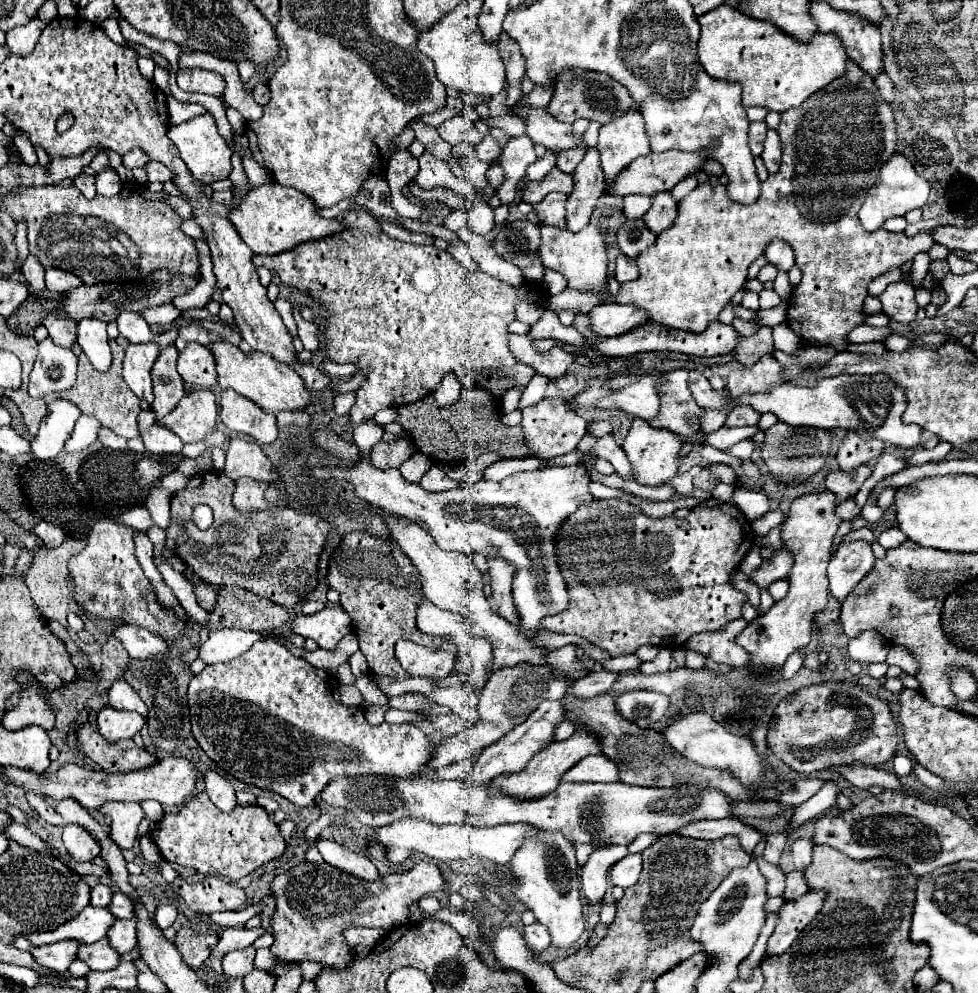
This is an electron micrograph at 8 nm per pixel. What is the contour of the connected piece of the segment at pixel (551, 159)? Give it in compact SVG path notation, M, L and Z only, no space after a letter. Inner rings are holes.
M547 152L543 158L537 158L525 174L525 180L541 180L551 168L555 168L555 156L551 152Z

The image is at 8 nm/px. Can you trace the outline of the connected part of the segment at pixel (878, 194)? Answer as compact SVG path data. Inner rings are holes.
M893 154L883 164L883 168L879 172L877 184L869 190L865 202L863 202L861 210L859 210L859 220L861 220L861 224L863 224L865 230L873 232L873 230L881 228L887 218L891 218L891 216L903 216L905 212L909 212L913 208L921 208L927 202L927 196L929 196L929 182L915 172L913 164L905 156Z

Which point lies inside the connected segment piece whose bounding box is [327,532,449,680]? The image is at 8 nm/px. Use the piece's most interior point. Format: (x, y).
(371, 575)

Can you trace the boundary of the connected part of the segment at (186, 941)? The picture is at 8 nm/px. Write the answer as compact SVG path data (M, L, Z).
M182 927L176 935L175 945L185 964L189 964L191 968L199 968L209 958L211 948L217 940L217 934L196 933L190 927Z

